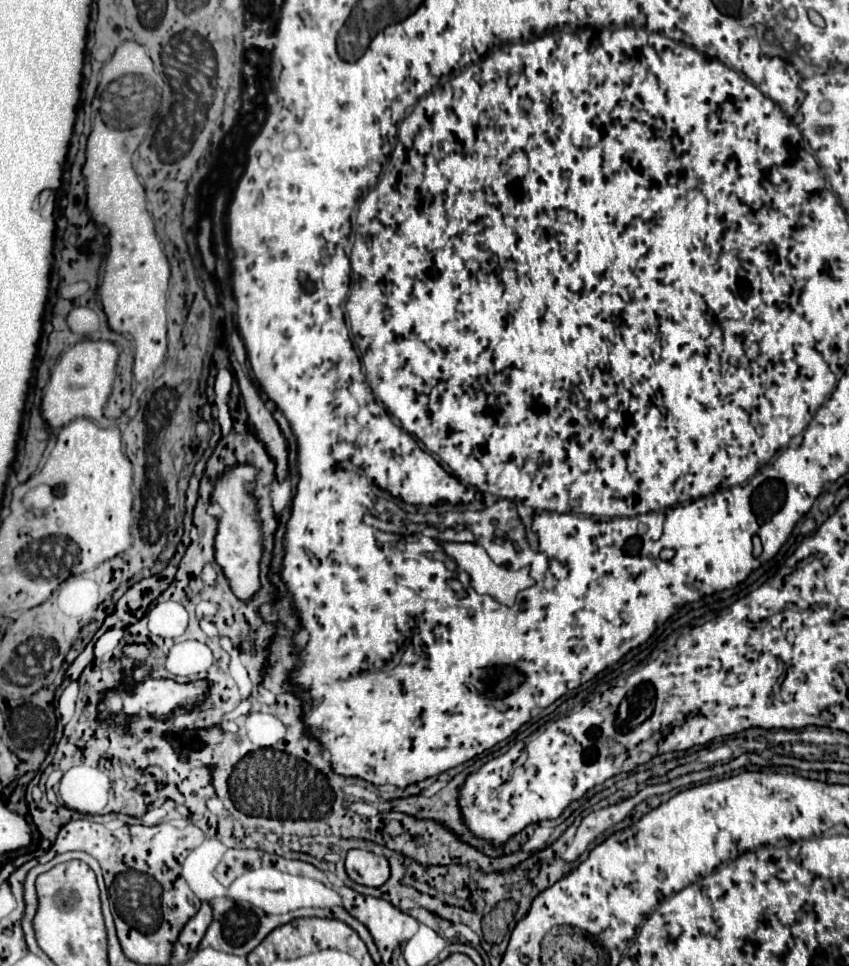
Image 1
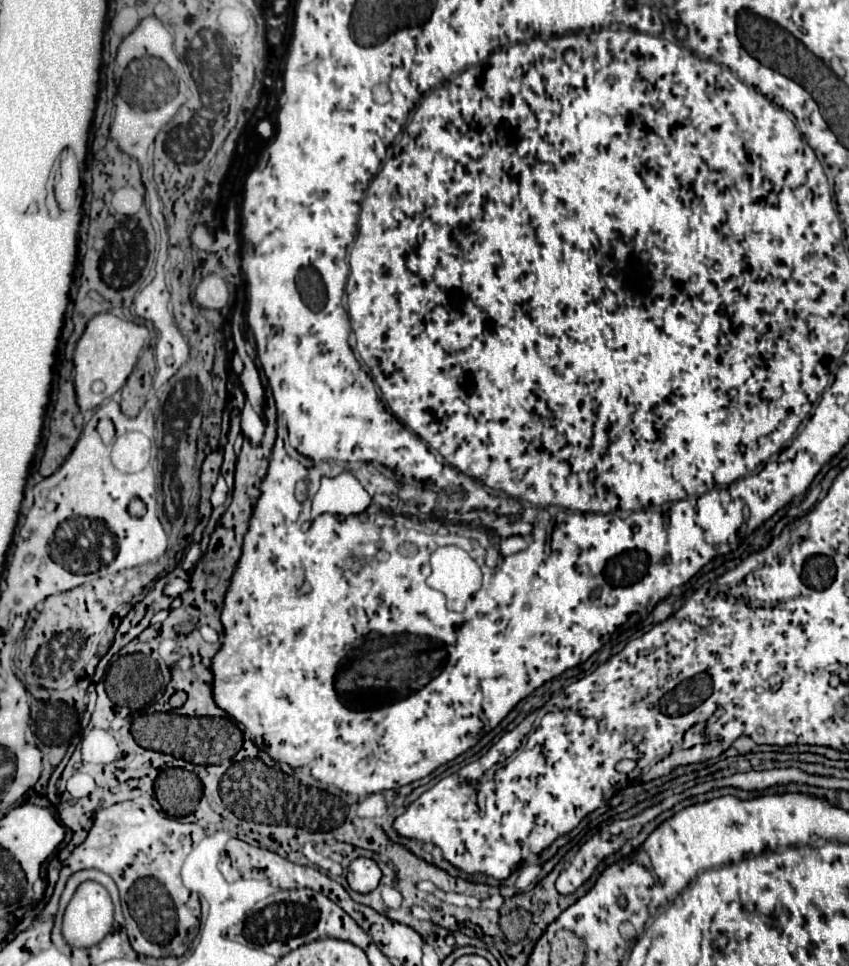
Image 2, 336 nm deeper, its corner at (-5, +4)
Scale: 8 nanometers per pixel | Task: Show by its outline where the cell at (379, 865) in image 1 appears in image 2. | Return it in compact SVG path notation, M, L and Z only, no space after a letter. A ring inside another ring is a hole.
M359 857L349 865L347 881L353 891L371 893L379 885L379 879L381 879L381 869L377 867L377 863L373 859Z

